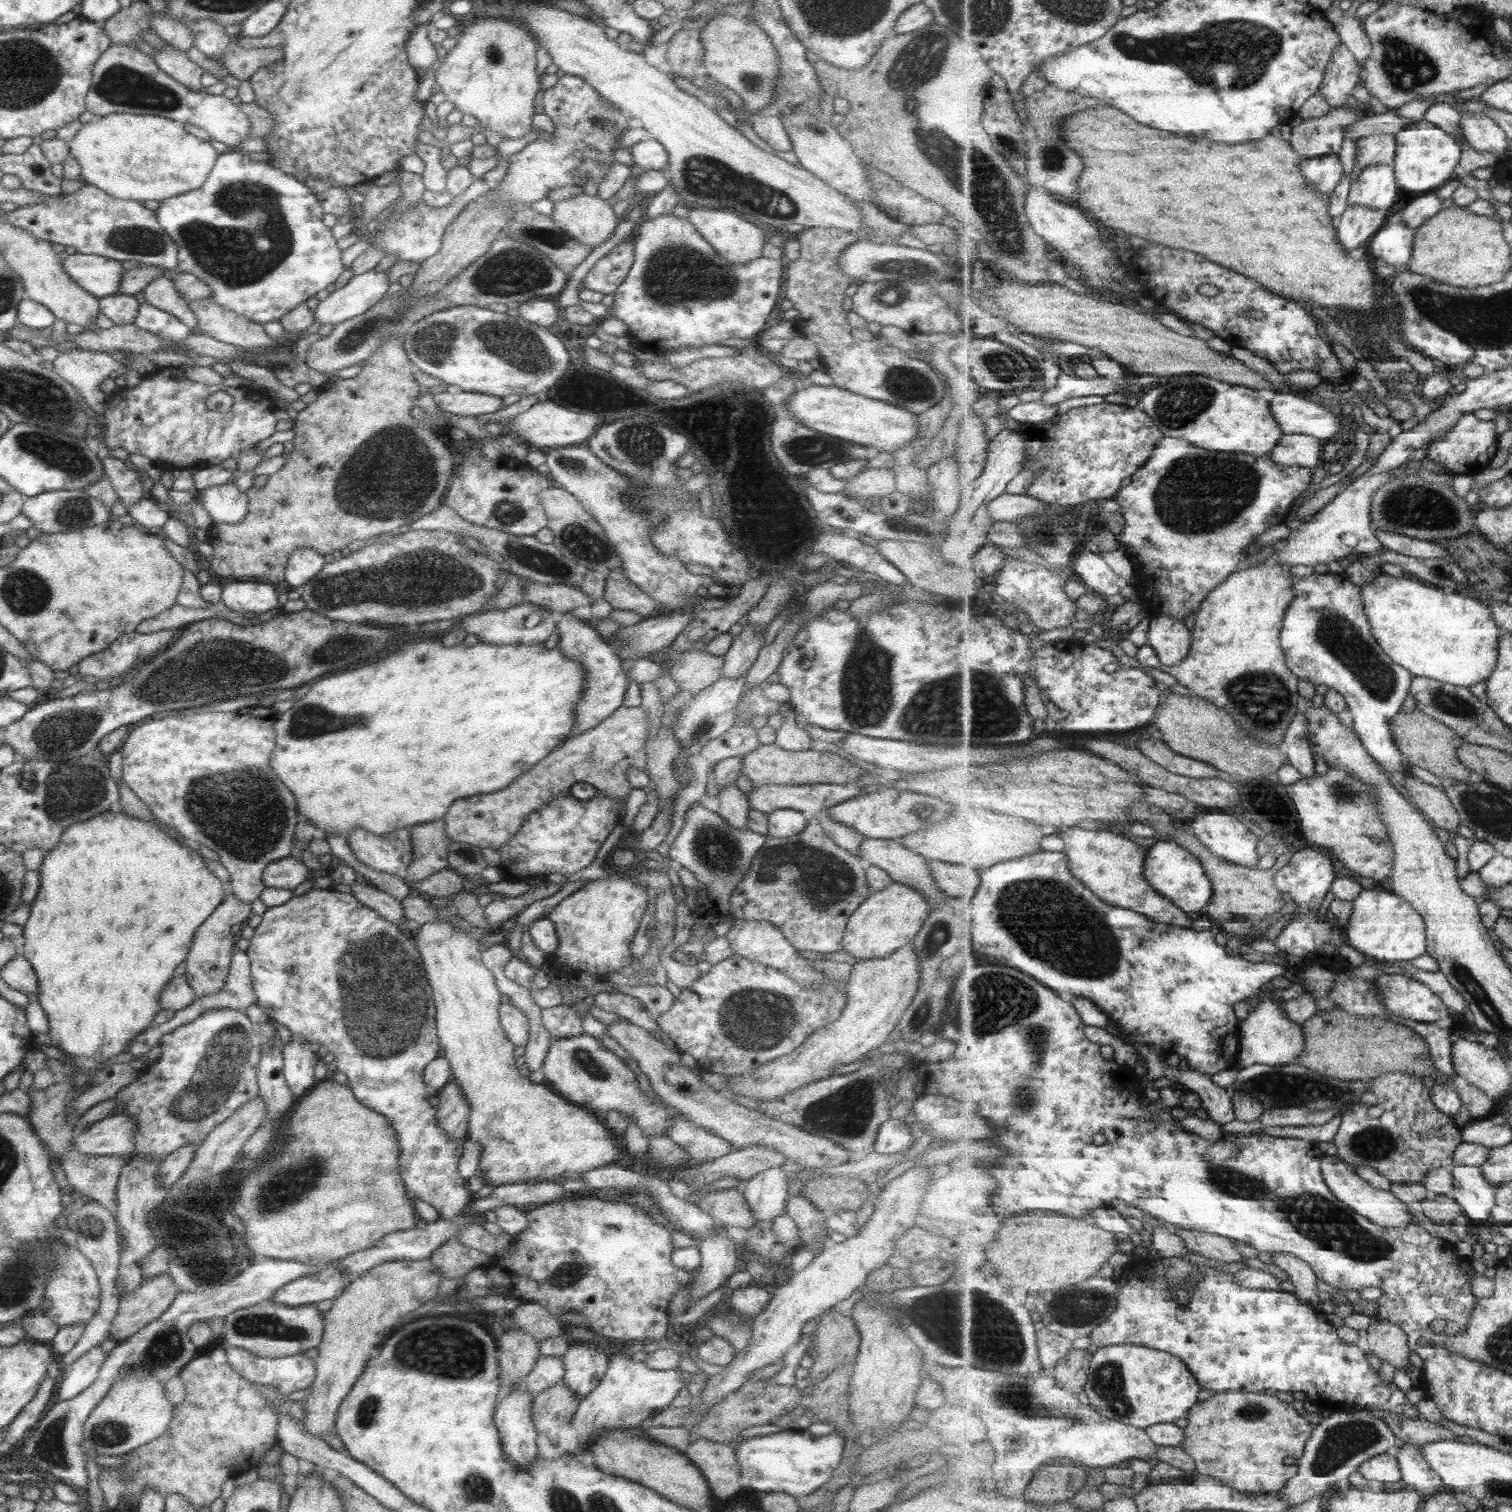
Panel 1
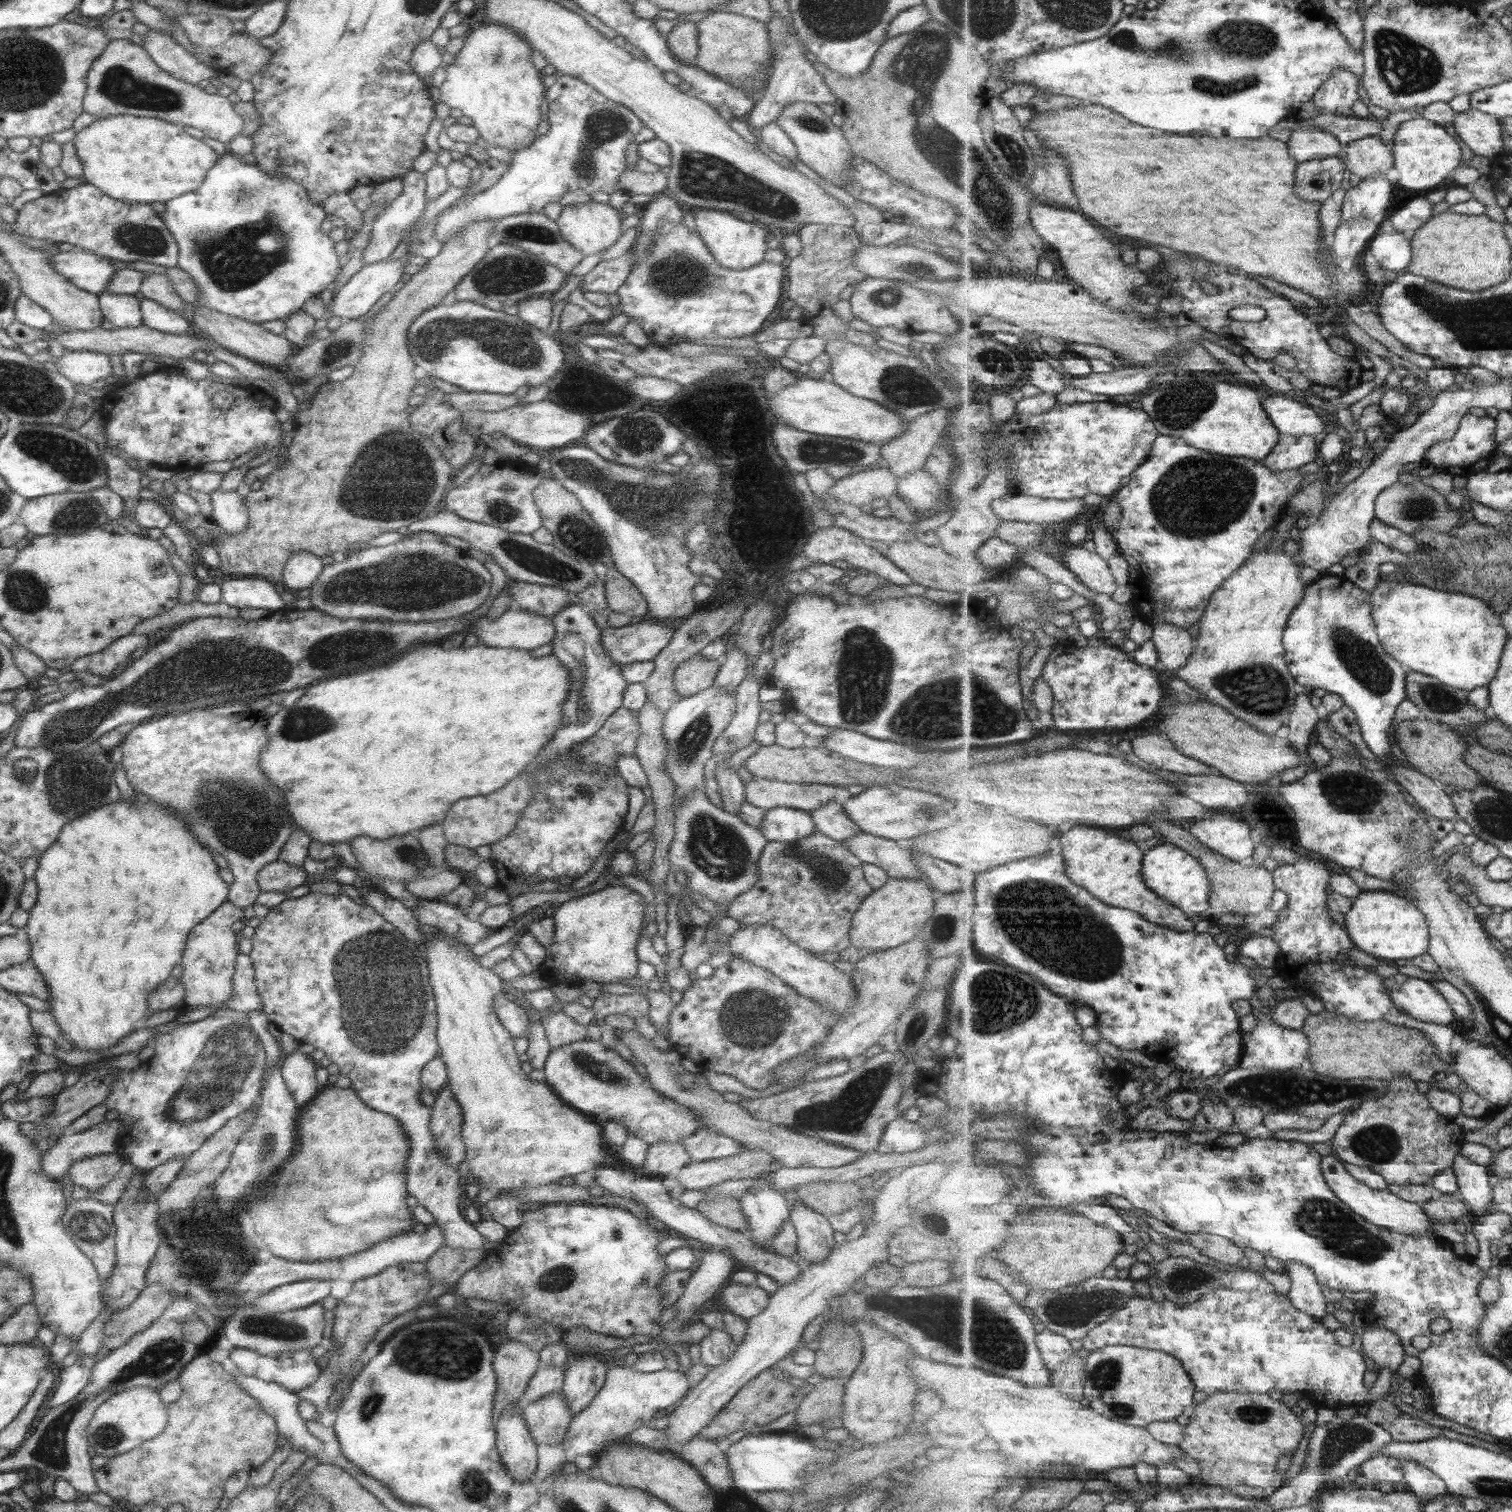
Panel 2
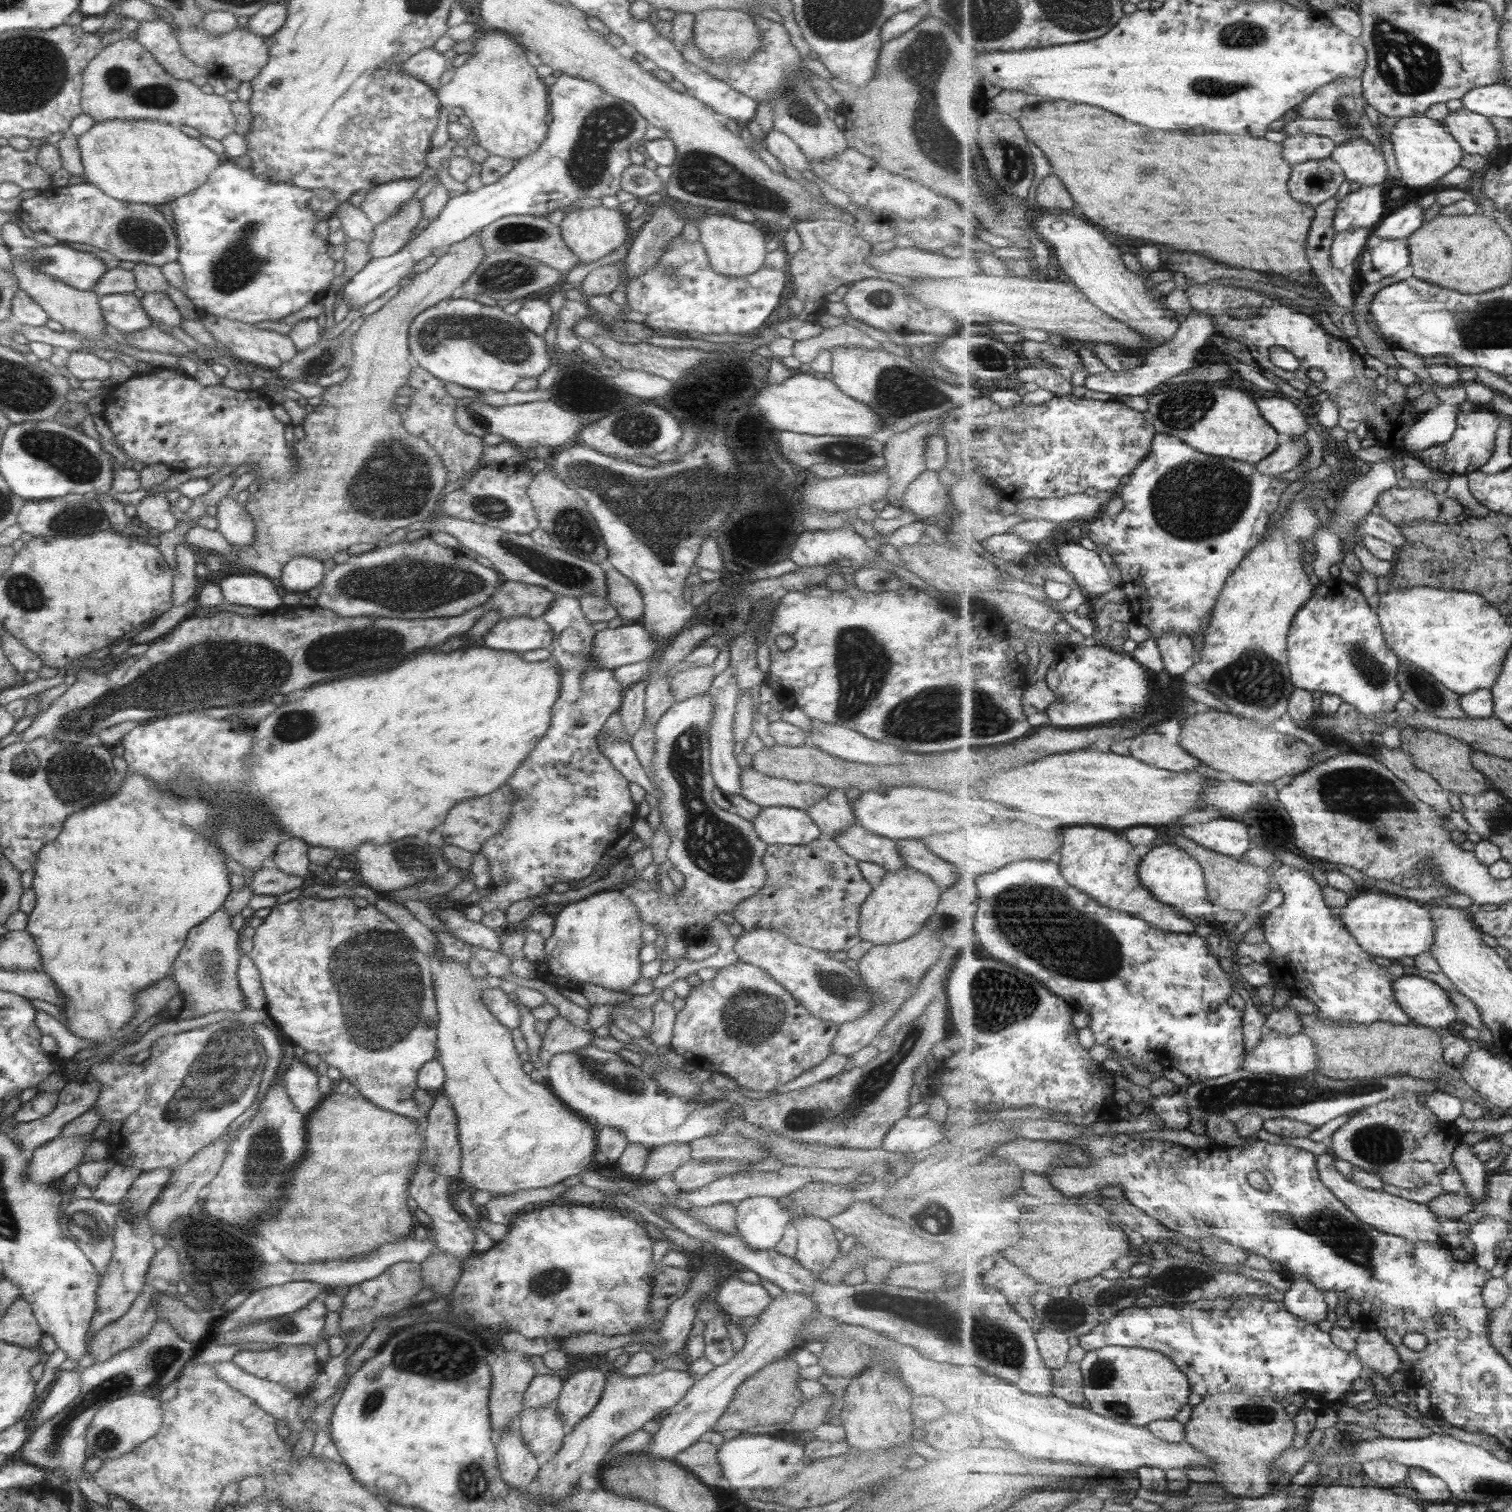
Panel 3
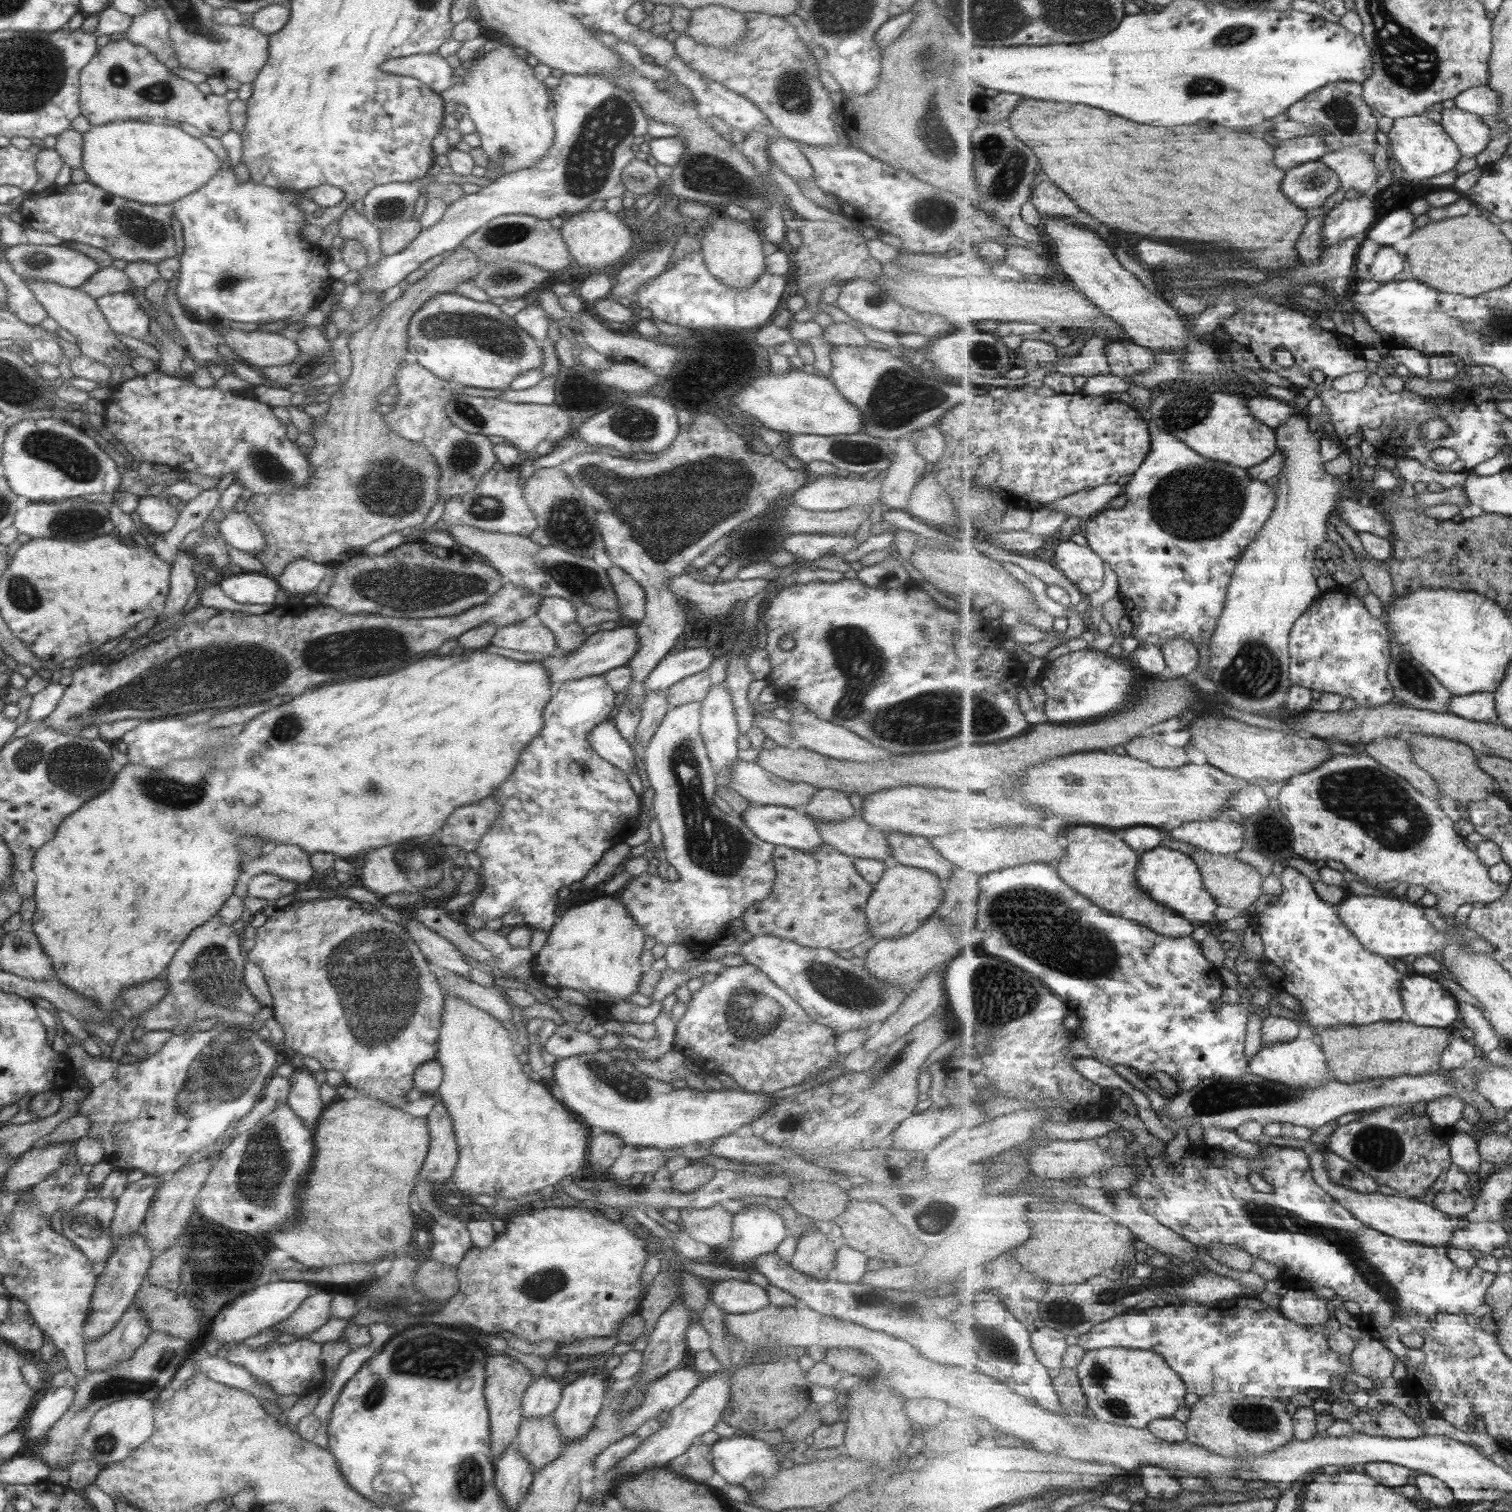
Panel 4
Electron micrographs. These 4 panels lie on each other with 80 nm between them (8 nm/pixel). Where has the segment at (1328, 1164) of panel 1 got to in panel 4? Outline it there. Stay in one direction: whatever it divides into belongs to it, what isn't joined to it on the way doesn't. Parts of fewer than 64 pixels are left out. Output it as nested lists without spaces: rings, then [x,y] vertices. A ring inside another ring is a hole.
[[[1320,1149],[1309,1152],[1309,1155],[1311,1170],[1317,1184],[1326,1189],[1369,1228],[1379,1229],[1379,1232],[1387,1233],[1389,1236],[1407,1242],[1427,1246],[1451,1246],[1452,1240],[1454,1240],[1454,1232],[1458,1230],[1456,1219],[1451,1215],[1438,1209],[1433,1204],[1429,1205],[1419,1201],[1419,1198],[1404,1197],[1399,1194],[1389,1196],[1381,1192],[1357,1192],[1342,1184],[1335,1184],[1325,1168],[1326,1154]]]

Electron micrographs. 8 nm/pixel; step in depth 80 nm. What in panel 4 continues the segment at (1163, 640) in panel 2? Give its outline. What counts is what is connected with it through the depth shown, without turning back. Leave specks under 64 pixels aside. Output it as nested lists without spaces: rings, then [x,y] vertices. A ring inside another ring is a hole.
[[[1176,638],[1161,646],[1168,668],[1177,676],[1185,677],[1201,663],[1200,650],[1191,640]]]

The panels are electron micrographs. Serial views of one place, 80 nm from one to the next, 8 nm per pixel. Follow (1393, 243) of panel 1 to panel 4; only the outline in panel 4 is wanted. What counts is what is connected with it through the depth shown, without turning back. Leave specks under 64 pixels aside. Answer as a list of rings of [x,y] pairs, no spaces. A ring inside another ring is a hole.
[[[1391,246],[1380,247],[1375,254],[1374,262],[1369,266],[1372,280],[1380,286],[1397,280],[1405,268],[1405,258],[1405,254],[1399,254]]]

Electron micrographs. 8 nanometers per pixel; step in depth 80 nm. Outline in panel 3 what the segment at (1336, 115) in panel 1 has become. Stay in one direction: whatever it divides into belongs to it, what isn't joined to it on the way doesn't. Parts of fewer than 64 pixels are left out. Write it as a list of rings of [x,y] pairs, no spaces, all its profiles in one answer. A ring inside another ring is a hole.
[[[1313,133],[1287,136],[1281,143],[1283,156],[1293,167],[1309,160],[1330,158],[1339,145],[1332,138]]]

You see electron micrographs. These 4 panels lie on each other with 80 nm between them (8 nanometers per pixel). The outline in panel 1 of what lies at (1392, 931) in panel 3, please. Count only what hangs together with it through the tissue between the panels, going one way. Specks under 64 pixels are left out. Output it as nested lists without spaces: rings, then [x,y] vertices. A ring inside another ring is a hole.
[[[1364,888],[1353,901],[1354,911],[1345,927],[1347,944],[1361,952],[1365,958],[1384,964],[1412,961],[1428,953],[1426,920],[1410,902],[1391,890]]]

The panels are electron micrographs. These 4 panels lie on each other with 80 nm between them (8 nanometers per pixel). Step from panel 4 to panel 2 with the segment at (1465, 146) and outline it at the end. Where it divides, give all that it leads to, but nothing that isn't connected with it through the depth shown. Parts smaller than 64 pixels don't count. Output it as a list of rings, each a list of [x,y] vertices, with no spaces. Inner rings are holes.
[[[1469,108],[1457,113],[1453,121],[1454,130],[1468,148],[1479,156],[1494,160],[1503,150],[1503,124],[1491,114]]]

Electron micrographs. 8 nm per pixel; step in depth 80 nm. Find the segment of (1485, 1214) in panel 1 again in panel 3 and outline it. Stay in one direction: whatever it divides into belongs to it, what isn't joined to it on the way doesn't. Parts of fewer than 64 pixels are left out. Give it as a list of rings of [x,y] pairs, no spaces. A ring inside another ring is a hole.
[[[1467,1142],[1459,1143],[1455,1149],[1453,1161],[1465,1179],[1467,1194],[1472,1196],[1476,1202],[1483,1200],[1491,1172],[1485,1170],[1483,1161],[1475,1154],[1474,1145],[1467,1144]]]

